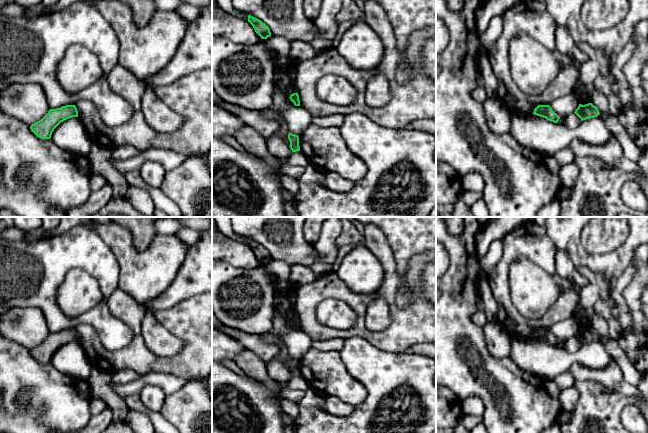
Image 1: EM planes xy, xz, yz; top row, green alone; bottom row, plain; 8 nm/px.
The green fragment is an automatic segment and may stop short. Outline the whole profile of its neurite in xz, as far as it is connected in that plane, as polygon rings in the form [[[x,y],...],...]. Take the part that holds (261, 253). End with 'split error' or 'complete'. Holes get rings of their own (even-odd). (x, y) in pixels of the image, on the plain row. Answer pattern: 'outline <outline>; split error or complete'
outline [[[248,239],[248,246],[253,250],[255,256],[261,261],[261,263],[267,263],[271,260],[269,251],[261,244]]]; complete

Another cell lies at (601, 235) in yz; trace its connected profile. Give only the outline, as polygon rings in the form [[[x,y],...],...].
[[[593,217],[582,229],[581,243],[589,254],[606,254],[627,239],[627,217]]]

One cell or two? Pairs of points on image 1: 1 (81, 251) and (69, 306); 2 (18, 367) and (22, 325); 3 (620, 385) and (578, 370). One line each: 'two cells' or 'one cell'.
1: two cells
2: two cells
3: one cell

